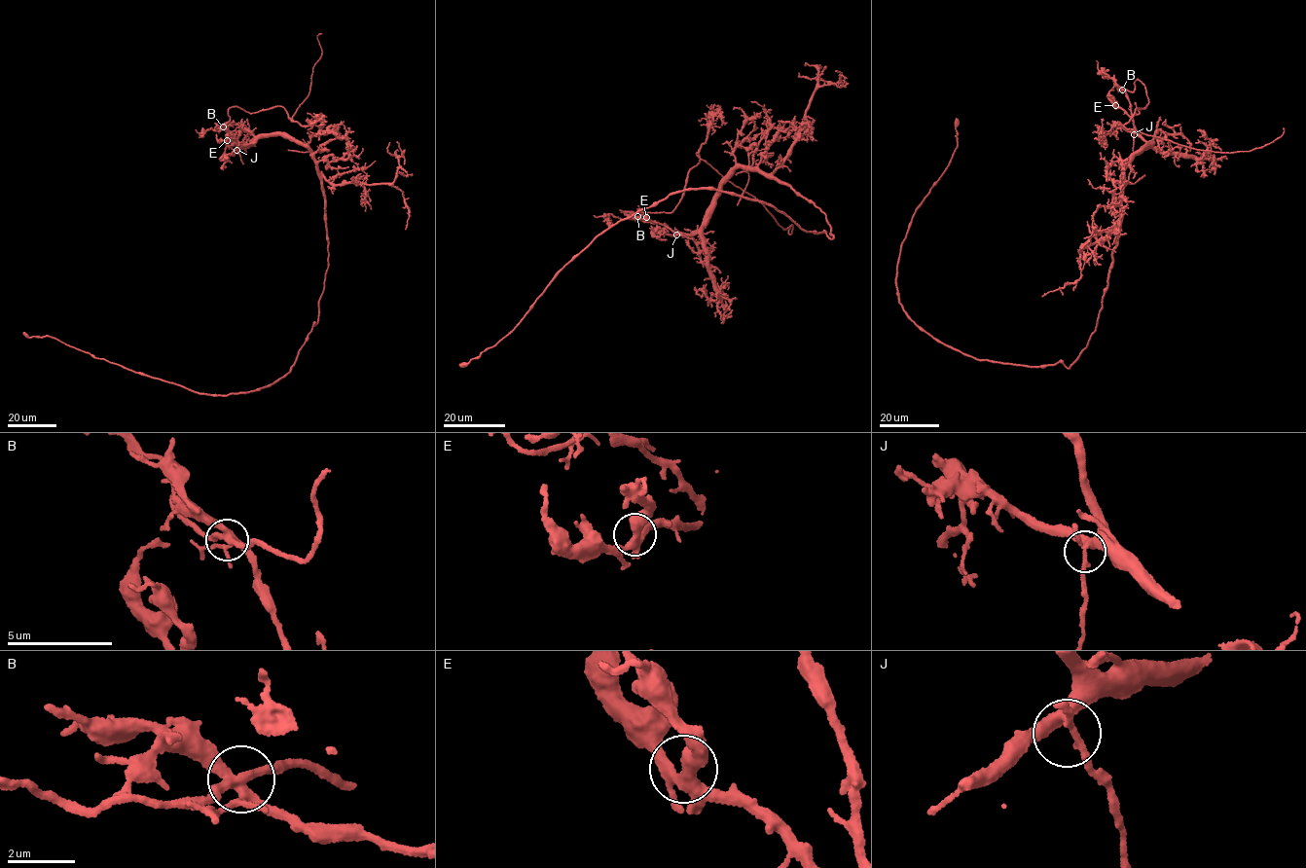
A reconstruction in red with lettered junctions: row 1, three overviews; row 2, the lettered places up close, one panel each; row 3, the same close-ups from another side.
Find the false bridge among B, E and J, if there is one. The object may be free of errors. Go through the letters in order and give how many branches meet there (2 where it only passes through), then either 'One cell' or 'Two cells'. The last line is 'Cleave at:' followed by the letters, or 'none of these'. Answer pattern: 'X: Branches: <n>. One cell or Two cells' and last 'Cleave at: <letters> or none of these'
B: Branches: 4. Two cells
E: Branches: 4. One cell
J: Branches: 4. One cell
Cleave at: B

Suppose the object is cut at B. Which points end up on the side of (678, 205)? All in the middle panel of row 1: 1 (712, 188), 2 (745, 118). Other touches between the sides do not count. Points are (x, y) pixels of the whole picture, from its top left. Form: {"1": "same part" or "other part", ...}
{"1": "other part", "2": "other part"}

